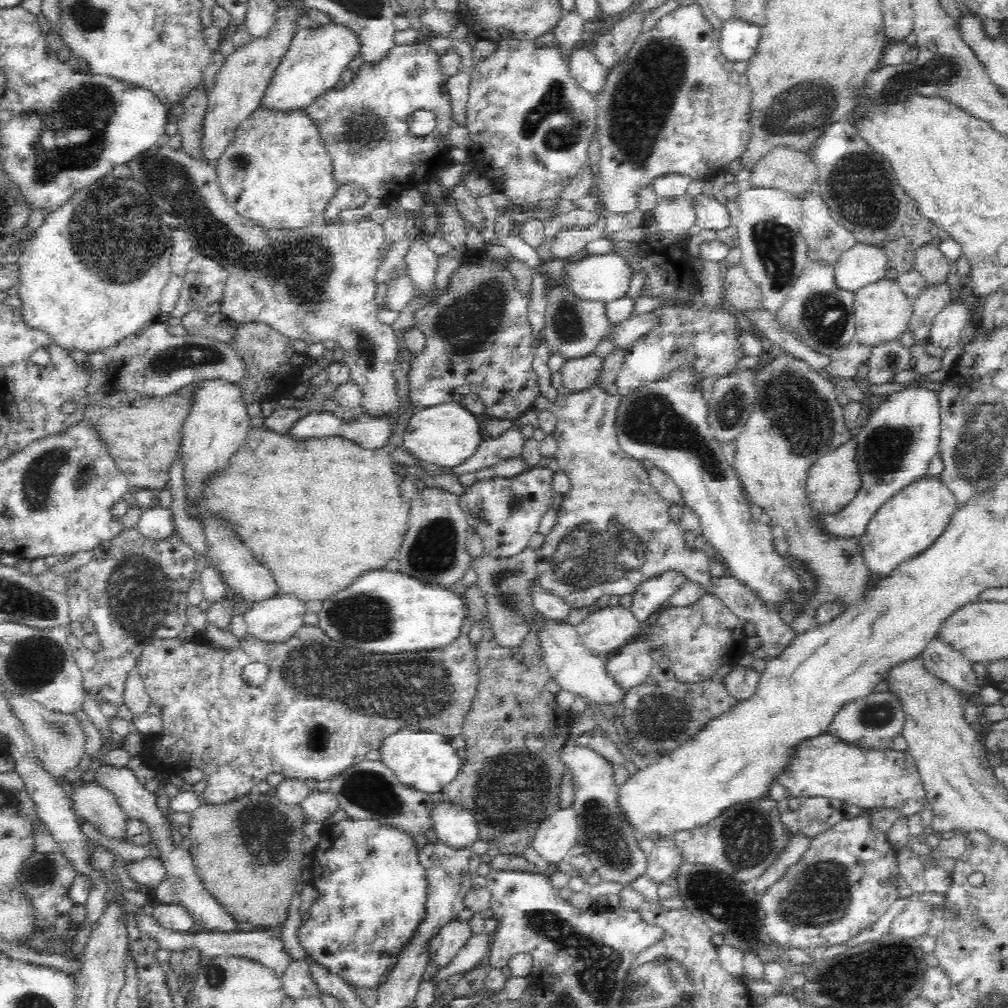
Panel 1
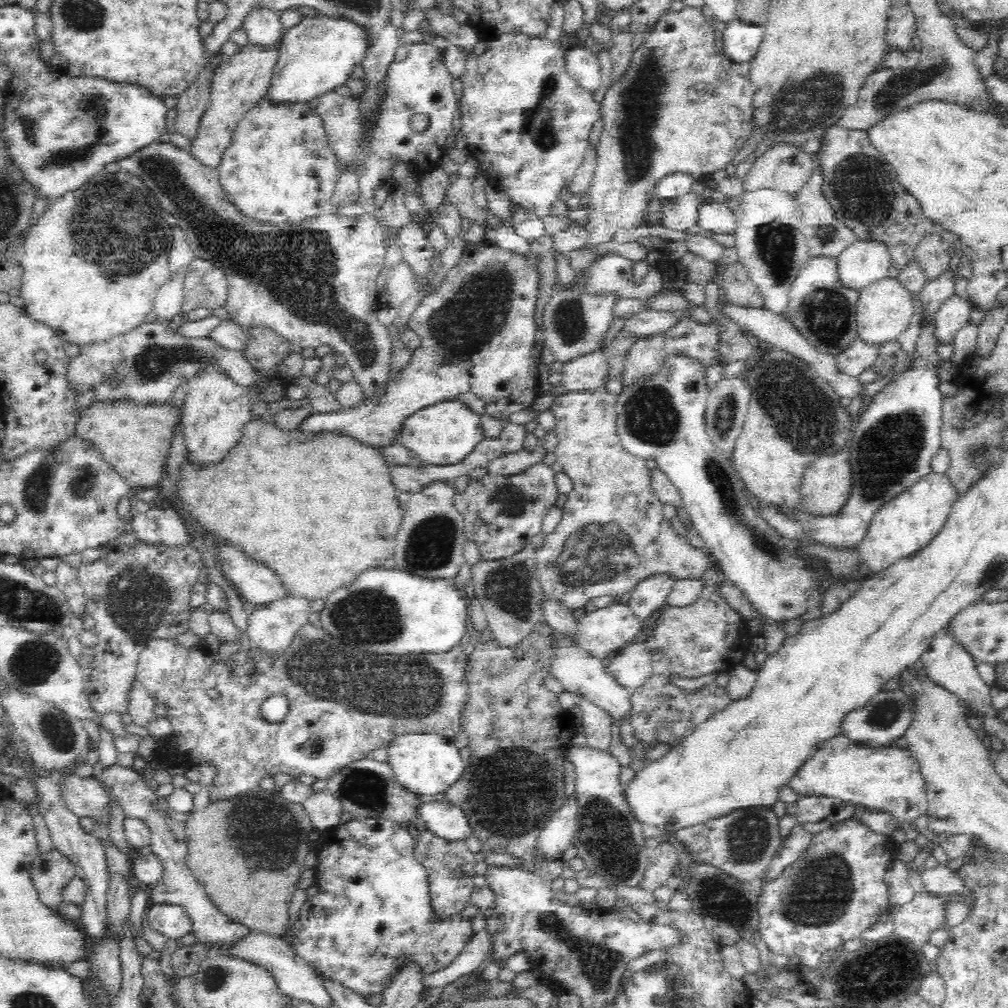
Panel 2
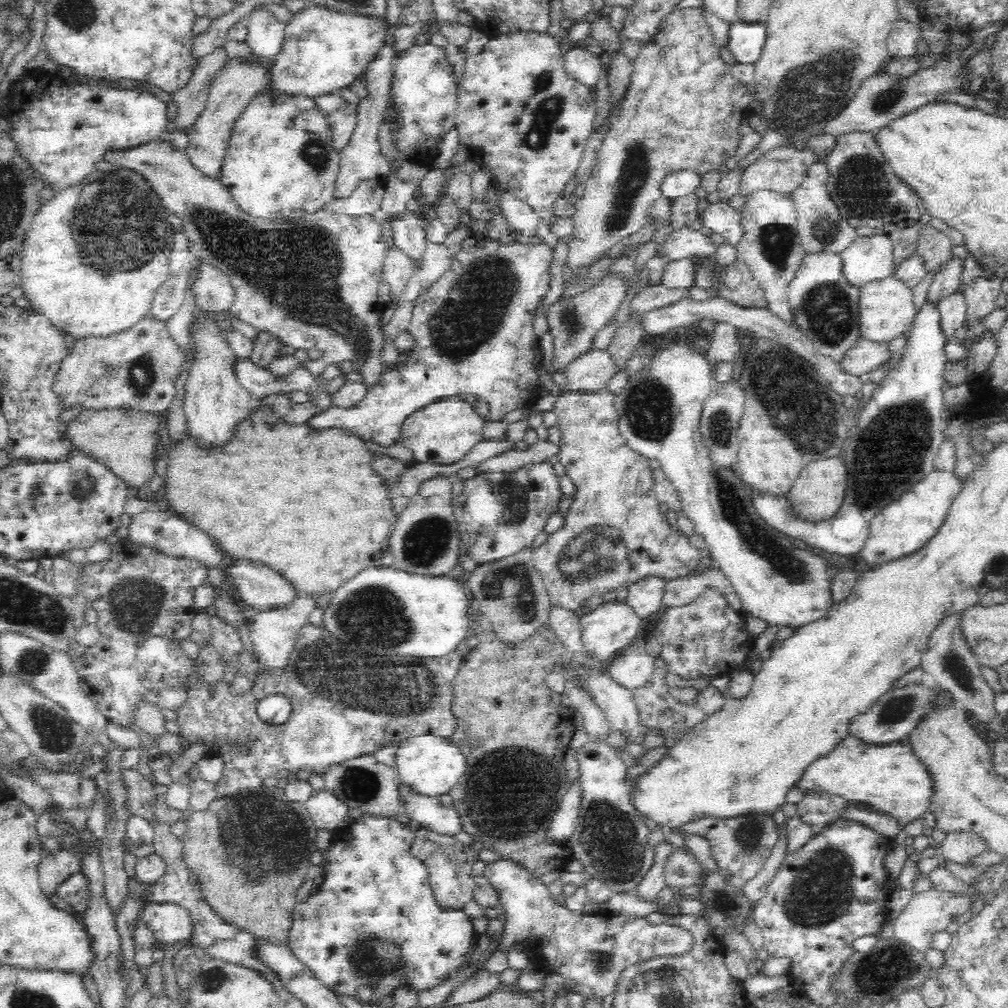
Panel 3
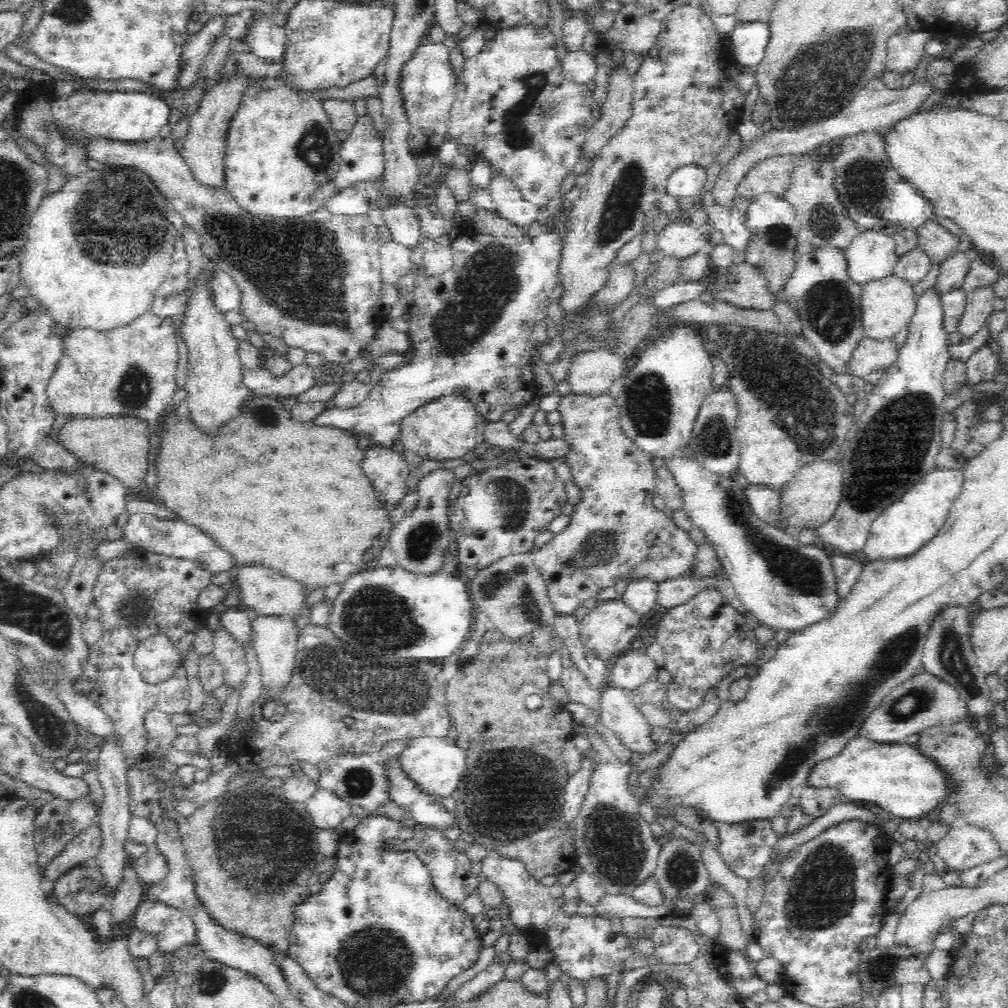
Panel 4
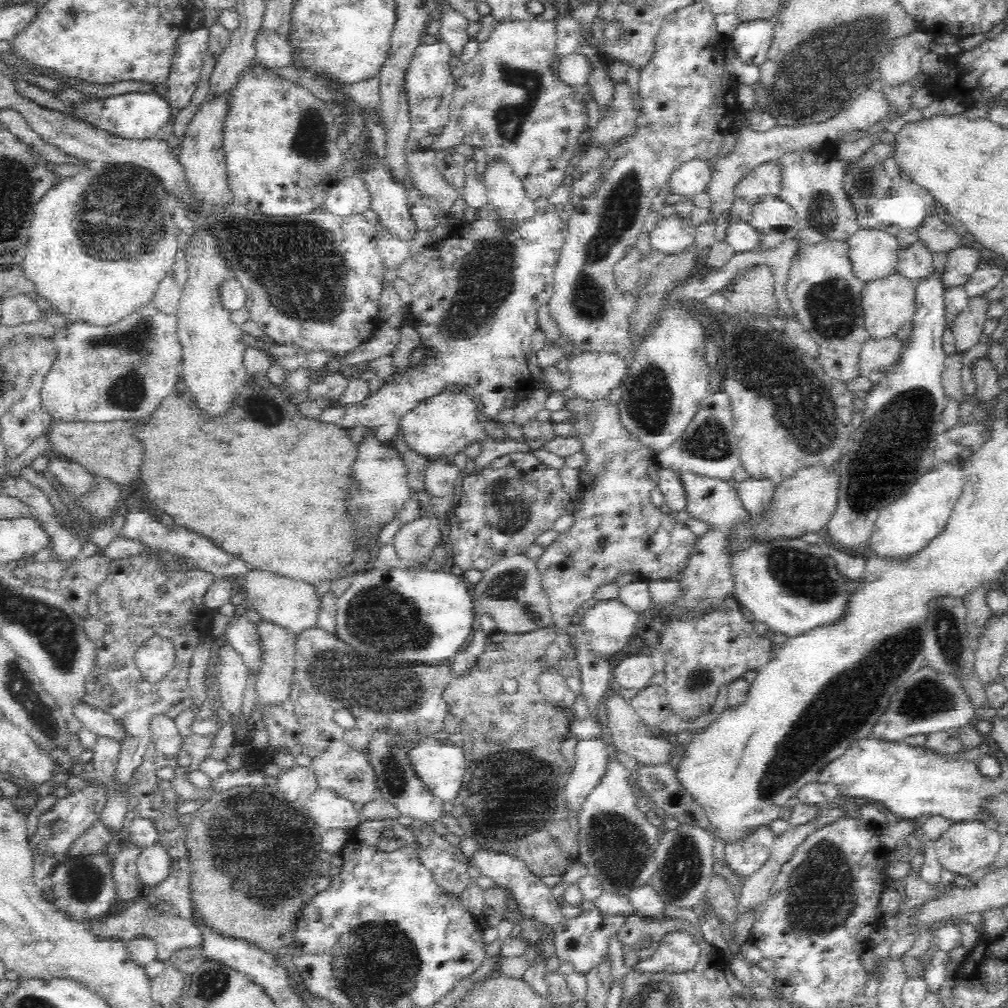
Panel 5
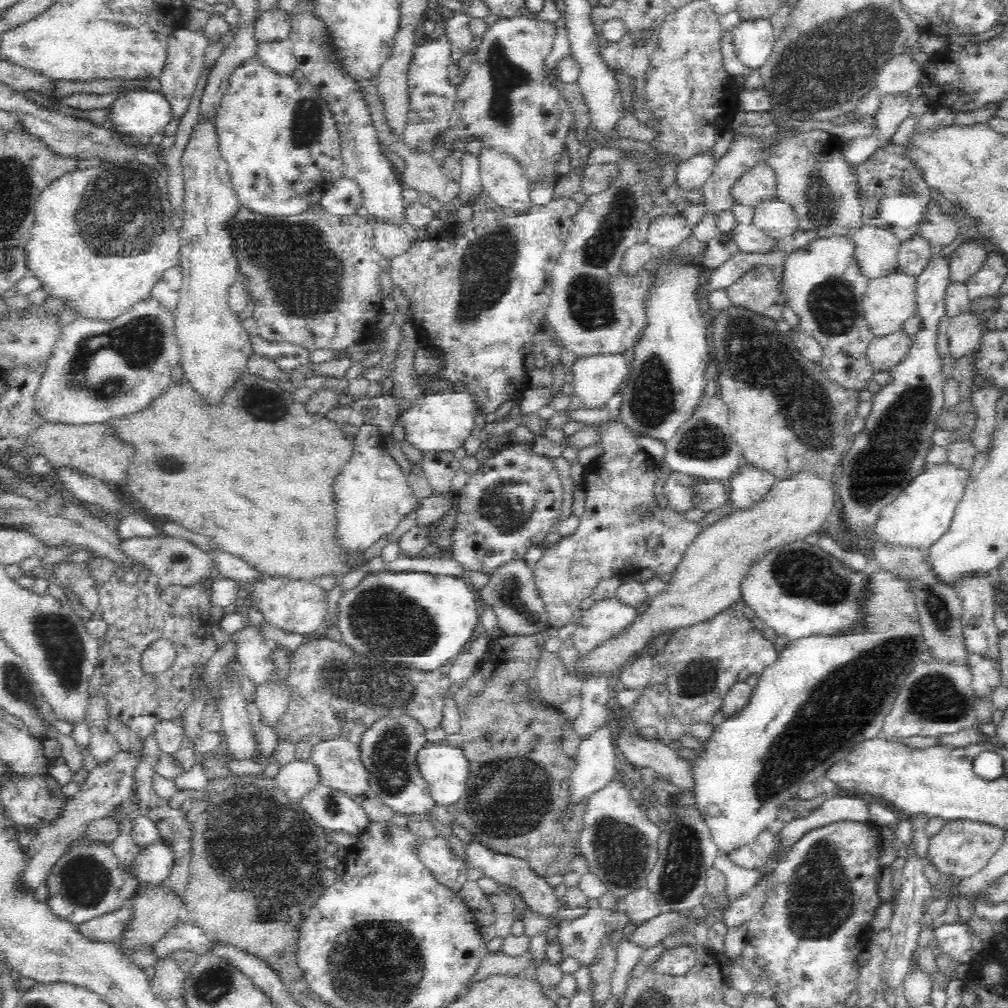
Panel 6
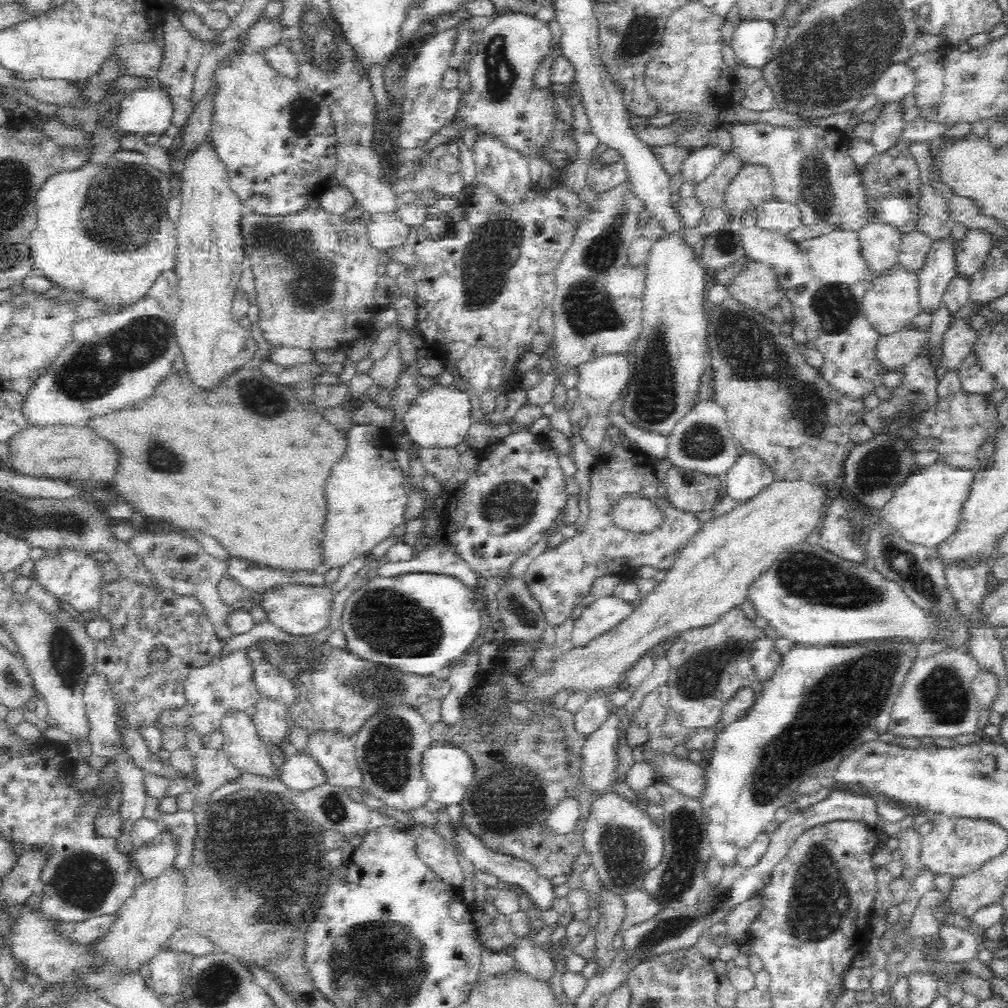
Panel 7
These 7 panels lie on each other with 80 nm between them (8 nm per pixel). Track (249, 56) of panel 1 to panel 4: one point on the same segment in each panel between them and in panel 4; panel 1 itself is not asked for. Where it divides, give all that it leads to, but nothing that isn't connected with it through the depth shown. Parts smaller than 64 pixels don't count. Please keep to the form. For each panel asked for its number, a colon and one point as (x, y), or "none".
2: (241, 80)
3: (205, 143)
4: (203, 149)

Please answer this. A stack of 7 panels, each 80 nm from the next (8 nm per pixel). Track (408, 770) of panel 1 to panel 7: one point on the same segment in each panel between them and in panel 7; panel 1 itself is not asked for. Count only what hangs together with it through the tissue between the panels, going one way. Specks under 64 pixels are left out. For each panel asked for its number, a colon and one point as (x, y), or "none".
2: (425, 765)
3: (429, 765)
4: (437, 765)
5: (441, 766)
6: (445, 768)
7: (449, 771)

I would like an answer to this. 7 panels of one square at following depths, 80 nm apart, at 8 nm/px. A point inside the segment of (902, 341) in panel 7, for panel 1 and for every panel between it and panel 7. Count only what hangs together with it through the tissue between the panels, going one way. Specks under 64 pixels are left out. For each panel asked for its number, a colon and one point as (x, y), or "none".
1: (845, 362)
2: (860, 355)
3: (866, 355)
4: (870, 355)
5: (877, 355)
6: (885, 352)

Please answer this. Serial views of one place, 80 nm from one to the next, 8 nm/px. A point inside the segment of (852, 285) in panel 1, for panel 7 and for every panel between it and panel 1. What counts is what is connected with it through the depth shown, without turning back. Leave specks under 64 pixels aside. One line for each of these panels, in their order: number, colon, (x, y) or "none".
2: (864, 261)
3: (870, 258)
4: (871, 256)
5: (874, 253)
6: (876, 249)
7: (880, 242)

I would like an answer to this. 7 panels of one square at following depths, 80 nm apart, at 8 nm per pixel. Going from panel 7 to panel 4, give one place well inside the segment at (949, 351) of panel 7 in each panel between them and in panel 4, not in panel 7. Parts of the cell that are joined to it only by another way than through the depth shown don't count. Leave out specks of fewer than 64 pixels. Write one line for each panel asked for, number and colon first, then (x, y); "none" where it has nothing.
4: (978, 305)
5: (967, 328)
6: (964, 331)

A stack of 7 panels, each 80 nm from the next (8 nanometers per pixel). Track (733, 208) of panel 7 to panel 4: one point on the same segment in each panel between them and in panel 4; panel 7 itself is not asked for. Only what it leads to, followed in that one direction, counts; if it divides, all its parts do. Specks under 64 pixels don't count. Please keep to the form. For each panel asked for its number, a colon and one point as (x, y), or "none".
4: (771, 176)
5: (764, 180)
6: (758, 184)

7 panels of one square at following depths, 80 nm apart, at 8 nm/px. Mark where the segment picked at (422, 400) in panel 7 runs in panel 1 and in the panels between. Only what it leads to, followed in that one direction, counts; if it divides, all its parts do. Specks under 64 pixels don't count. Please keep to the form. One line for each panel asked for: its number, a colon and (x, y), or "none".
1: (447, 434)
2: (444, 433)
3: (443, 432)
4: (446, 428)
5: (443, 425)
6: (443, 421)

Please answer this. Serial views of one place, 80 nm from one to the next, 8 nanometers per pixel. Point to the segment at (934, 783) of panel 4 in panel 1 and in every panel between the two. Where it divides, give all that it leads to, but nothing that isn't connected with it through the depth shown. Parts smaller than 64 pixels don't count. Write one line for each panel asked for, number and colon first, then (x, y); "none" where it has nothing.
1: (871, 779)
2: (888, 779)
3: (892, 778)

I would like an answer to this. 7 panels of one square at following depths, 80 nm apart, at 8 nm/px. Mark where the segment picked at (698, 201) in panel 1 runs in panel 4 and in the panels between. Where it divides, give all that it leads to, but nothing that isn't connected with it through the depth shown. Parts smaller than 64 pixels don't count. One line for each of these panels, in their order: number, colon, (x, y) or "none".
2: (715, 217)
3: (721, 218)
4: (732, 225)

